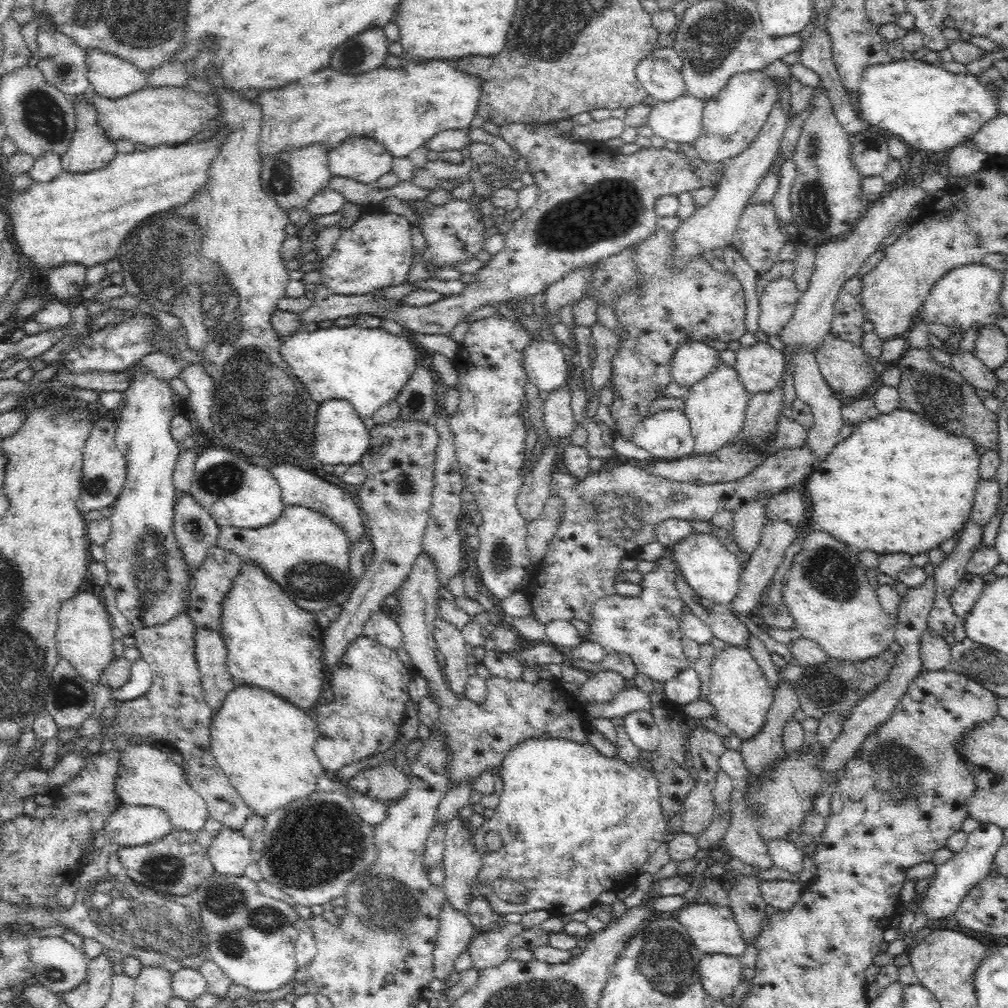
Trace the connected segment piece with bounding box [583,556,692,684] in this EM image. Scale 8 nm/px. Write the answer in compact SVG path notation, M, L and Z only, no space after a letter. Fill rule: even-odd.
M658 556L652 562L652 570L644 574L638 583L641 588L638 596L611 595L594 604L590 620L586 622L588 632L583 634L583 640L599 644L604 654L616 652L628 655L636 665L636 672L665 684L692 664L682 653L681 640L684 636L679 624L685 603L675 585L676 565L668 556Z

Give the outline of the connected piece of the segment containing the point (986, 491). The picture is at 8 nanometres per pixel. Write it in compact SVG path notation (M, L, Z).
M992 479L990 482L979 482L978 490L976 490L976 502L970 512L969 521L981 528L986 527L997 510L1000 498L1000 484L996 482L996 479Z

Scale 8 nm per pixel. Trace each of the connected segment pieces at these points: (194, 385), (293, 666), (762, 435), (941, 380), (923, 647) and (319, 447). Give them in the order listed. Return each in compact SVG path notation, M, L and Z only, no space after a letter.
M201 364L185 366L180 371L179 377L184 380L189 388L186 402L194 413L194 418L199 423L199 426L201 426L200 430L204 430L204 432L208 432L209 435L212 435L210 434L210 430L213 430L213 422L211 418L214 416L211 416L211 414L215 397L215 386L212 377L205 371Z
M244 563L241 566L239 575L235 578L232 590L230 594L226 596L224 600L223 617L221 620L221 632L226 648L227 648L227 669L231 674L231 677L239 686L246 685L248 687L258 687L268 692L274 693L278 697L287 700L296 705L296 707L302 709L304 712L308 712L314 705L323 705L327 698L327 688L324 684L327 683L328 676L326 675L325 667L321 661L323 655L323 637L324 631L319 627L316 621L316 614L312 614L310 611L303 610L300 606L297 606L290 597L288 597L280 588L280 585L274 583L258 565L252 563Z
M784 381L774 390L756 392L744 410L744 424L740 432L728 443L736 445L738 451L762 453L763 462L774 452L769 452L769 442L773 441L773 432L778 428L779 418L783 415Z
M907 348L897 367L901 381L897 386L899 408L928 419L932 425L952 435L970 438L979 456L998 448L998 419L996 413L984 406L974 388L954 367L936 361L927 350Z
M928 628L920 639L920 660L924 671L948 670L951 664L951 650L944 637L932 635Z
M327 400L316 408L316 422L312 430L312 444L308 454L321 465L354 465L361 462L364 453L369 446L370 435L366 430L362 419L345 400Z

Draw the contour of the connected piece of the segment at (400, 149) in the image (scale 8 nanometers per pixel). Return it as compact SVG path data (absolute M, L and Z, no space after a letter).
M446 59L432 60L429 62L417 62L415 64L408 65L403 63L402 66L396 68L375 68L374 70L364 72L359 75L347 75L338 71L335 71L332 67L326 68L326 70L320 70L318 74L314 74L310 78L308 84L295 84L290 80L288 86L284 88L257 88L261 90L261 95L258 98L258 104L262 106L262 128L259 136L258 146L259 153L261 156L266 156L270 154L272 157L276 152L282 152L282 150L292 150L292 148L304 148L308 144L321 144L325 146L329 151L334 148L338 148L338 144L342 140L346 140L349 137L370 137L370 139L375 139L387 148L387 151L392 154L394 158L404 158L408 157L410 152L420 148L420 146L425 146L427 142L434 138L436 134L444 132L444 130L460 130L470 128L471 122L477 116L477 108L479 105L481 89L481 80L477 76L472 76L467 72L462 72L458 68L454 67L451 61Z

